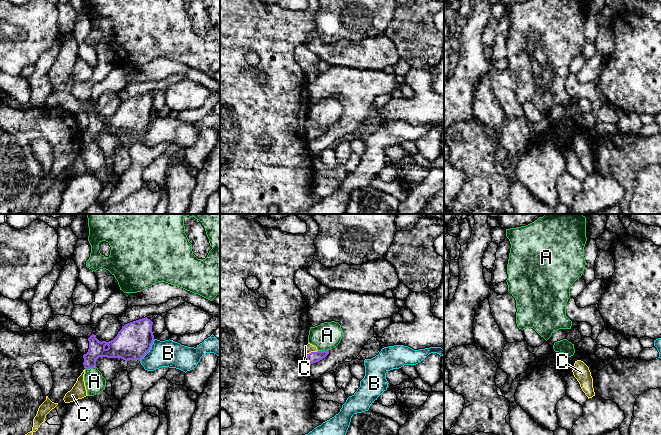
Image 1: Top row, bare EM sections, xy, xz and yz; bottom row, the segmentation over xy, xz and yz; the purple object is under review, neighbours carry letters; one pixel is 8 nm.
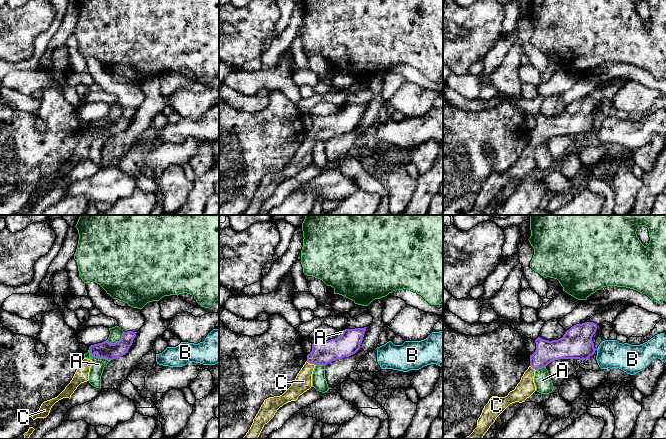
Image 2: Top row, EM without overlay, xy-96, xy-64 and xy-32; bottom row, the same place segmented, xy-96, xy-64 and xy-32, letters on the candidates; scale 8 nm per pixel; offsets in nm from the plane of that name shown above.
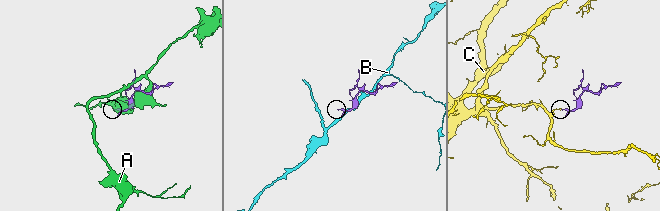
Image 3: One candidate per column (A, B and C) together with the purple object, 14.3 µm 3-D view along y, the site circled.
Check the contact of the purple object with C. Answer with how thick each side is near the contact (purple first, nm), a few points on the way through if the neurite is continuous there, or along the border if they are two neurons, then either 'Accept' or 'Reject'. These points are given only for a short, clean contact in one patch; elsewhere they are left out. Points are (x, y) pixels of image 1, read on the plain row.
Thickness 90 nm (purple) against 70 nm. Path across: xz (313, 133), (312, 128), (309, 124). Accept

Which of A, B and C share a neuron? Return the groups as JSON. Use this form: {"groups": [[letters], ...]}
{"groups": [["A"], ["B"], ["C"]]}

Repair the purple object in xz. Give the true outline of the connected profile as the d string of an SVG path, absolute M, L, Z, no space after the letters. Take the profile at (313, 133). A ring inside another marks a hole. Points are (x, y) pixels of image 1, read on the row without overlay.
M308 119L305 122L305 128L307 130L307 137L309 141L319 138L323 134L325 134L329 130L329 126L327 127L318 127L317 123Z

